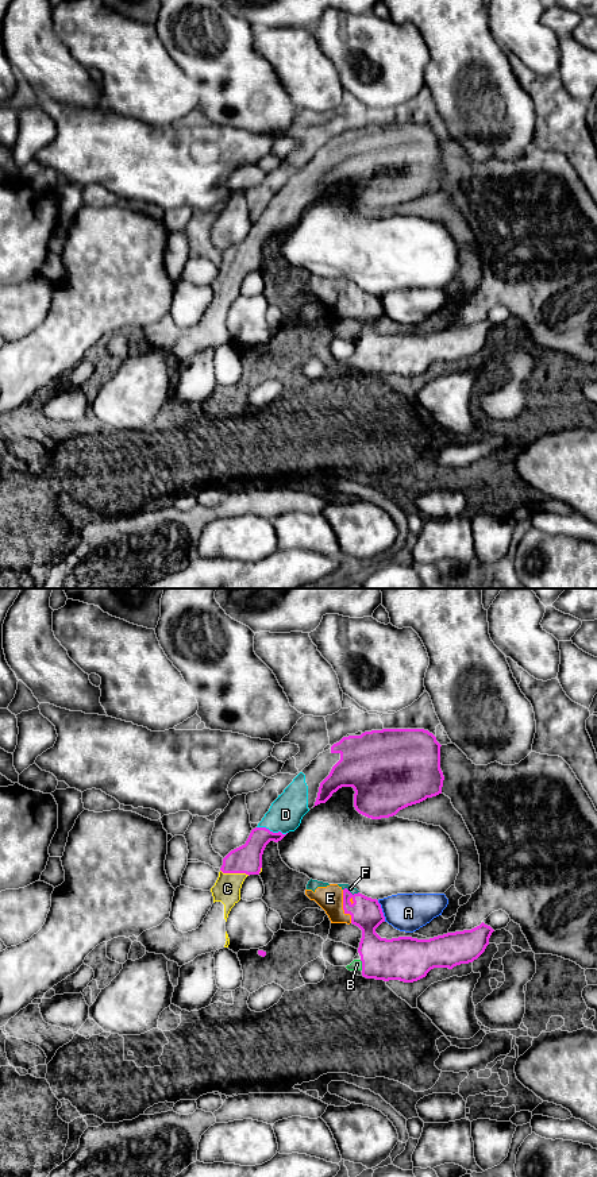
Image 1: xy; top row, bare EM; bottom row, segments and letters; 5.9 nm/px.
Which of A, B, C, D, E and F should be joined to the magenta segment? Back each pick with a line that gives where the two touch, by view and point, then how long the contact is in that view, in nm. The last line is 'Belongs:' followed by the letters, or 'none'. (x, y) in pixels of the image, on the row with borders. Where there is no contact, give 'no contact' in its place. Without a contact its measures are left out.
B: xy (362, 965) | 70 nm
C: xy (235, 872) | 180 nm
D: xy (272, 832) | 190 nm
E: xy (343, 907) | 200 nm
F: xy (350, 892) | 100 nm
Belongs: B, C, D, E, F

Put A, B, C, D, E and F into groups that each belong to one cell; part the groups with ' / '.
A / B C D E F

